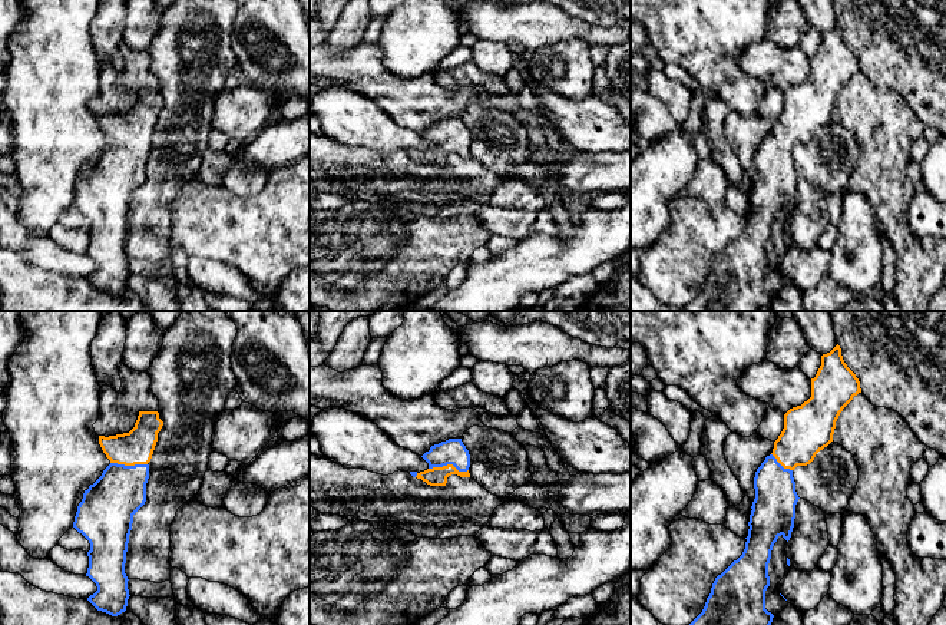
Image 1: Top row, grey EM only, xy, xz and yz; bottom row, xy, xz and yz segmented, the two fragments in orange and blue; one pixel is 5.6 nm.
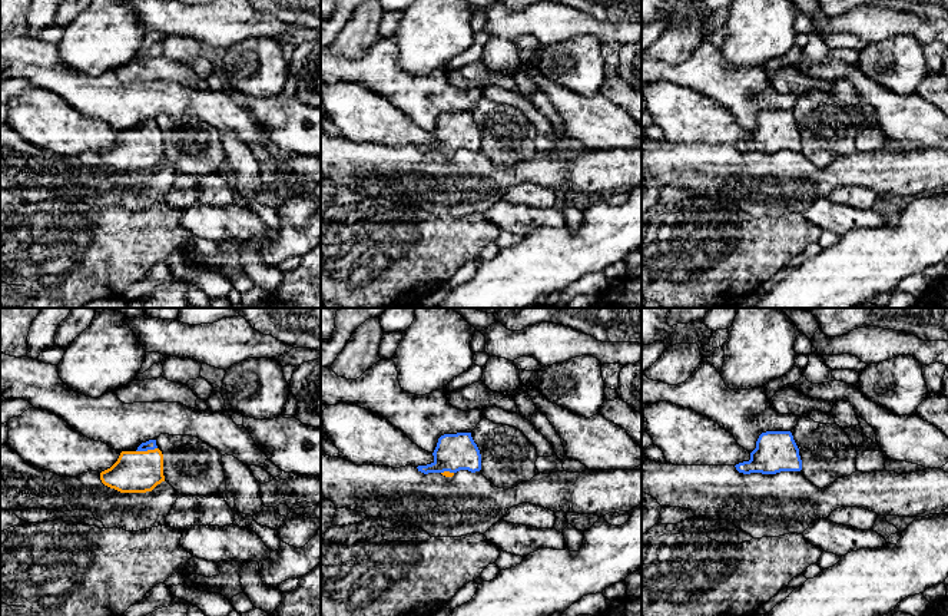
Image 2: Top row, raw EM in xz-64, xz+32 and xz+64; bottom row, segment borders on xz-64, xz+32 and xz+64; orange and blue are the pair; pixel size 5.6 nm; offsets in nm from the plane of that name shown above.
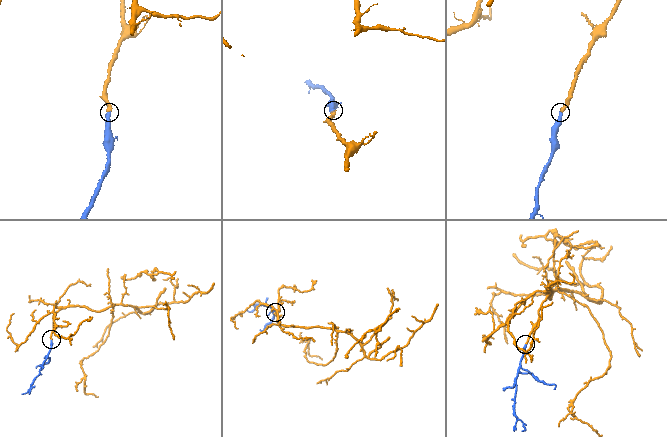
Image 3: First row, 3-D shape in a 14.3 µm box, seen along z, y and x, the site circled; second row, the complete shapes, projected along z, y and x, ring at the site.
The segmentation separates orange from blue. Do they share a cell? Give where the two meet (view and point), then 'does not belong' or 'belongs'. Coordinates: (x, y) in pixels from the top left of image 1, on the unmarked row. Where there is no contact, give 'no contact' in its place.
xz (449, 144) | belongs

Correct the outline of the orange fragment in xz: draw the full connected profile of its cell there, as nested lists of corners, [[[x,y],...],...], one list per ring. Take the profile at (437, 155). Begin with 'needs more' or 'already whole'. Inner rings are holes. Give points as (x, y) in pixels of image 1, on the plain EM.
needs more | [[[449,118],[434,123],[421,136],[429,142],[429,148],[420,152],[410,151],[410,153],[430,165],[446,165],[452,153],[470,156],[470,133],[462,118]]]

